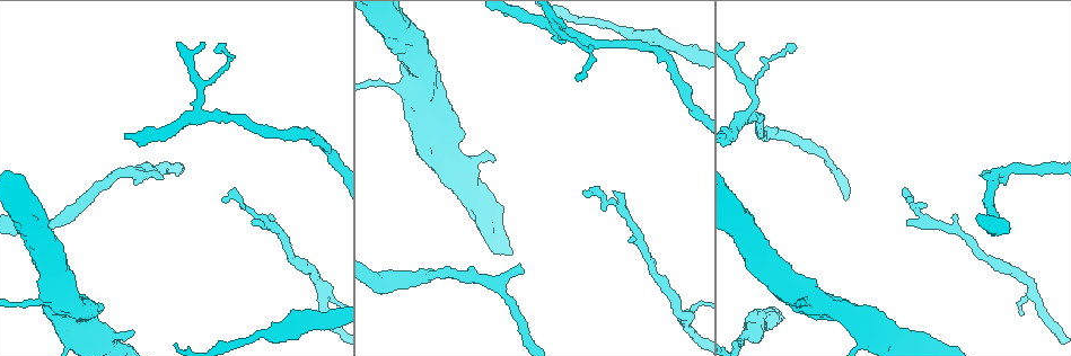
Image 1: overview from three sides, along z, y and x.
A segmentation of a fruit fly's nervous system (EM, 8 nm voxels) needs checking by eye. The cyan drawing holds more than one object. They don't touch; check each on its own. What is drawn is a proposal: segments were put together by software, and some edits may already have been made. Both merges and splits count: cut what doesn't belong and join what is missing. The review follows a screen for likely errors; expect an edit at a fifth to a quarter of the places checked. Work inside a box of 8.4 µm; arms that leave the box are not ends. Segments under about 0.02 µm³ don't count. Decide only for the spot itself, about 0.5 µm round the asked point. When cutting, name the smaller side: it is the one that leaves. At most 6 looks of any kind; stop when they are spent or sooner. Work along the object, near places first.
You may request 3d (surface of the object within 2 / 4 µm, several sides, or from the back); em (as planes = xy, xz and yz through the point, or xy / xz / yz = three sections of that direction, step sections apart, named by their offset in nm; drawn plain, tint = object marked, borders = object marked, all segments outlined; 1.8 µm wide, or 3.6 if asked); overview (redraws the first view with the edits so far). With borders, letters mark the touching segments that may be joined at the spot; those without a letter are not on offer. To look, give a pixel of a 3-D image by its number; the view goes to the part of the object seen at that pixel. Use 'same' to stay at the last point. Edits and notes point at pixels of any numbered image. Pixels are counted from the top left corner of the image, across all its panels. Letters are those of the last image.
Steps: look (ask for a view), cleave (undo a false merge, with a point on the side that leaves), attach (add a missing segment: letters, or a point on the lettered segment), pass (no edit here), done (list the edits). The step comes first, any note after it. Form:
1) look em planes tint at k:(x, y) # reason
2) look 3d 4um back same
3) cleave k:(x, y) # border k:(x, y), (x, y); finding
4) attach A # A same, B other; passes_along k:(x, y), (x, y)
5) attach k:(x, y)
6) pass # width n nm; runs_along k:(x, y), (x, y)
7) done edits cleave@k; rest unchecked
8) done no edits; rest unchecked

look 3d 2um back at 1:(447, 145)

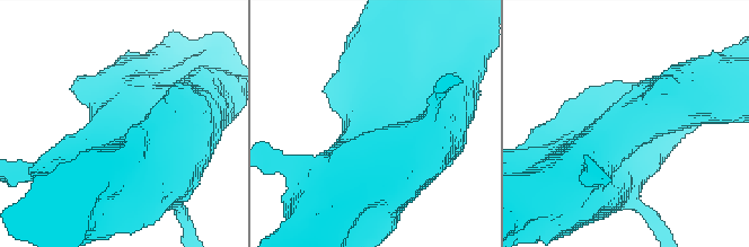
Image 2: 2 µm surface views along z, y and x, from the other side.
look em xz step 8 tint at 2:(125, 117) # arm_widths 500, 550 nm

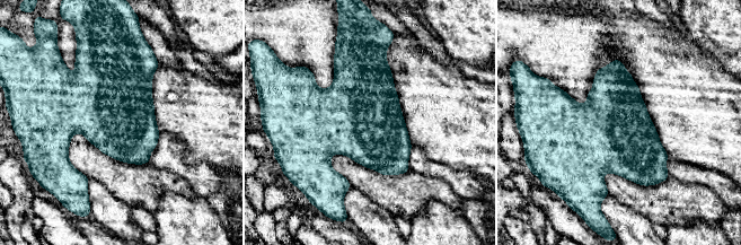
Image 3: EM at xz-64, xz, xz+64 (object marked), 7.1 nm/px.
look em planes borders same # another direction

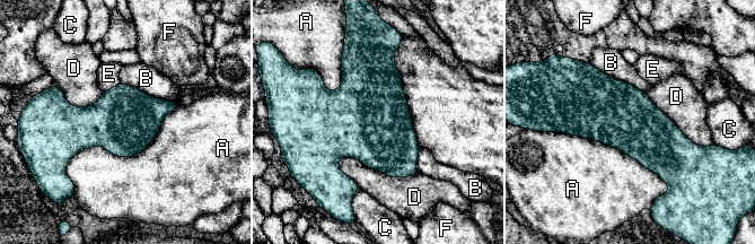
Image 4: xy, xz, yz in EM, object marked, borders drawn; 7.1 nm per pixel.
pass # width 460 nm; longest_contact A 950 nm; A other, B other, C other, D other, E other, F other; continuous, no second neuron

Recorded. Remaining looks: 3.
look em yz step 8 tint at 1:(162, 177) # free end

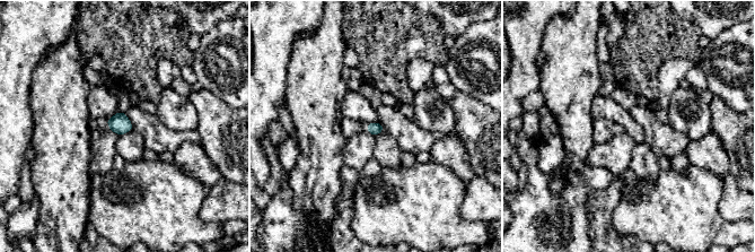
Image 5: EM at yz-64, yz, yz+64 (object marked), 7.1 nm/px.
look em planes borders same # cut it another way

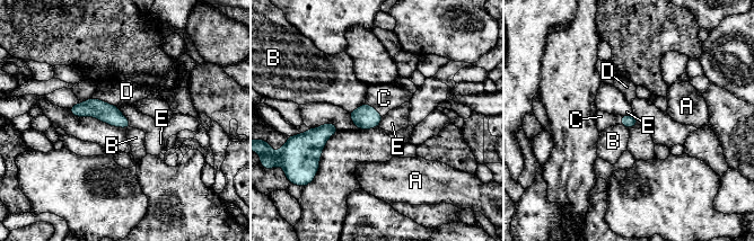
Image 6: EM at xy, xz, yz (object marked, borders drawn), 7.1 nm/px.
attach C # longest_contact D 200 nm; A other, B other, C same, D other, E other; the neuron continues

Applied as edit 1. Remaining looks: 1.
done edits attach@6; rest unchecked

